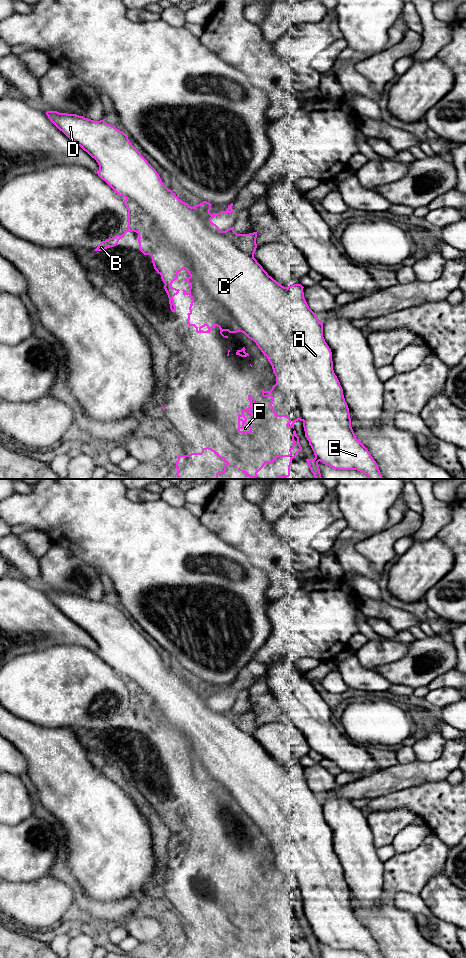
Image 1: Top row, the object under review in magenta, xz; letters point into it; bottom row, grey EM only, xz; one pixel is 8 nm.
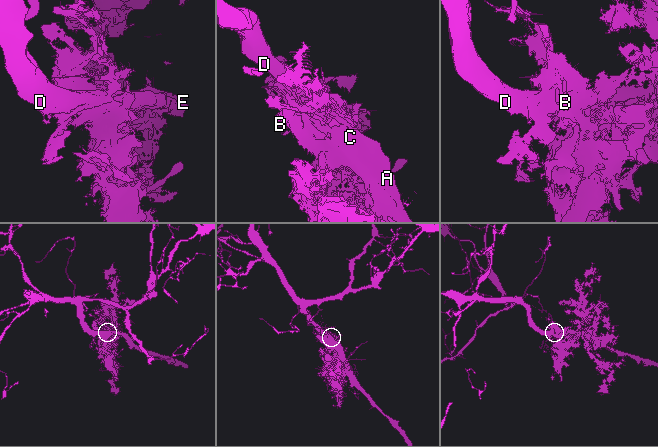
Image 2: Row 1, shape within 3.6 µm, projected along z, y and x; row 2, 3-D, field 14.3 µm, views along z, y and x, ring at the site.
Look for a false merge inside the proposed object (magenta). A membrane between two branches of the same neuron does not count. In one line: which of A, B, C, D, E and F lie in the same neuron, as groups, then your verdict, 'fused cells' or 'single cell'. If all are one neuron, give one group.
A C D E / B F; fused cells

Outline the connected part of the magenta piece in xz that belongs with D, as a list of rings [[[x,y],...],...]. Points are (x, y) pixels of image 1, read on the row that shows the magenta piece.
[[[47,111],[46,115],[60,131],[96,160],[99,165],[97,174],[102,180],[119,196],[139,203],[143,210],[154,218],[162,233],[187,255],[193,263],[195,274],[205,288],[229,310],[242,329],[267,357],[276,376],[279,390],[284,395],[293,395],[298,399],[305,437],[318,461],[334,469],[363,472],[369,479],[383,479],[376,461],[356,438],[351,427],[349,408],[343,389],[333,370],[332,352],[323,337],[323,323],[309,308],[304,298],[304,287],[301,284],[282,286],[268,275],[254,256],[240,250],[225,234],[208,229],[193,207],[181,201],[172,190],[164,185],[157,171],[132,145],[123,131],[104,120],[94,121],[76,114]]]

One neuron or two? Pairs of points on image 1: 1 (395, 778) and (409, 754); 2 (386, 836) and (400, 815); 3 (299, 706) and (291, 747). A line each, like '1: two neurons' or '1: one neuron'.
1: two neurons
2: one neuron
3: two neurons

